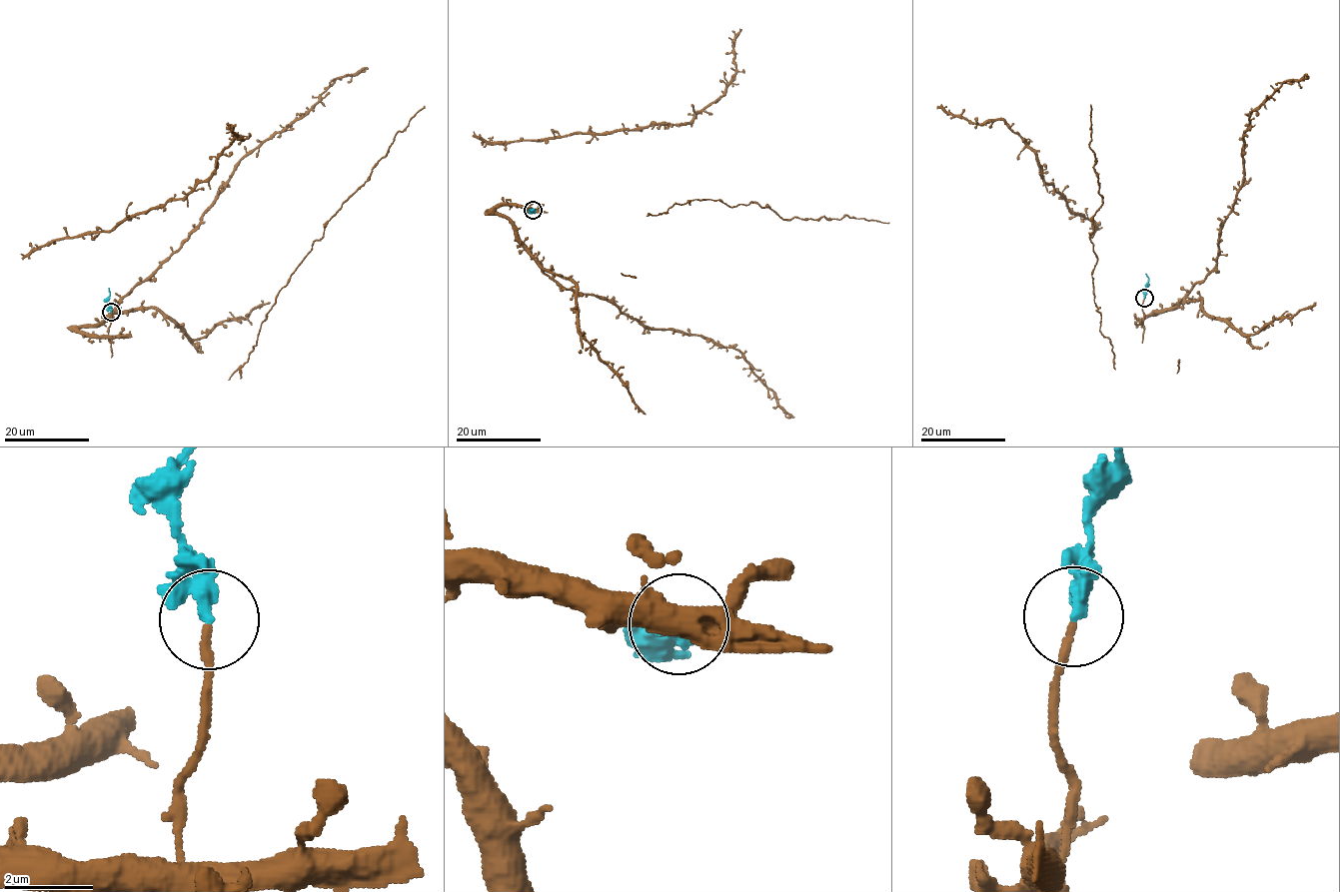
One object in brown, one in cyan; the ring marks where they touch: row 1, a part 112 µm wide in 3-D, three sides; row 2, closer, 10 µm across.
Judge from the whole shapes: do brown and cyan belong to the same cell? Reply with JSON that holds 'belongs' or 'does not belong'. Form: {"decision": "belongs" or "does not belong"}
{"decision": "does not belong"}

